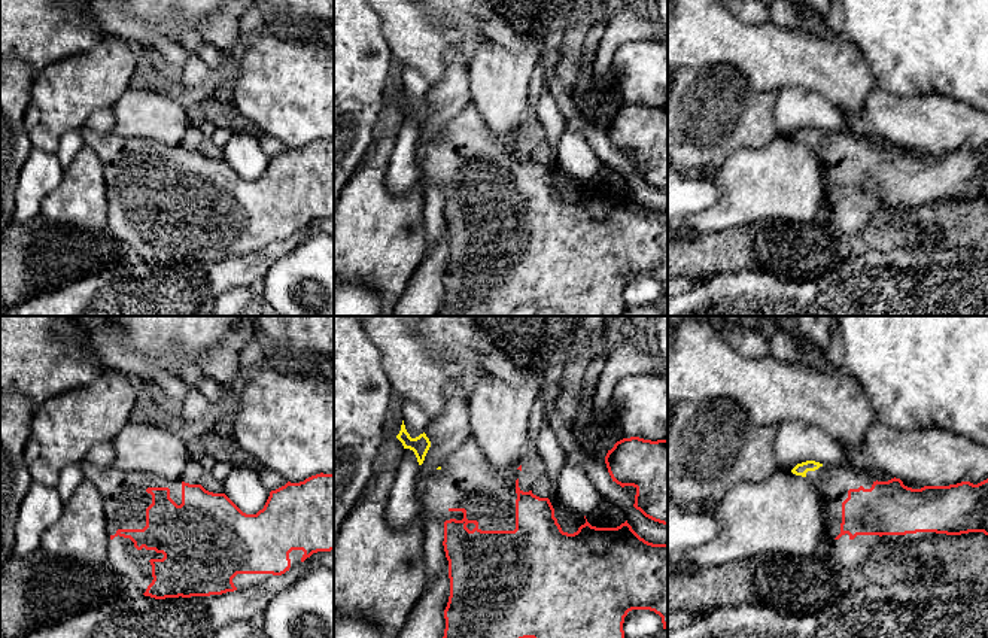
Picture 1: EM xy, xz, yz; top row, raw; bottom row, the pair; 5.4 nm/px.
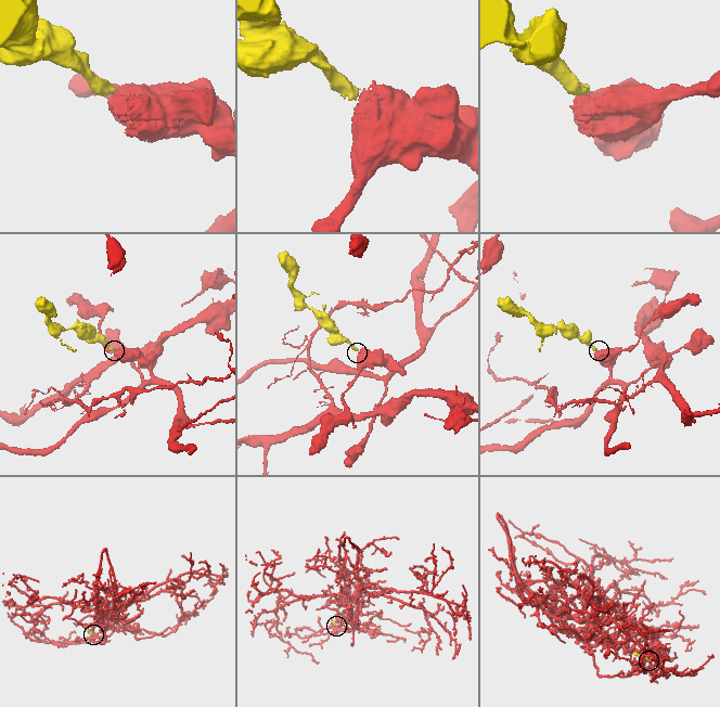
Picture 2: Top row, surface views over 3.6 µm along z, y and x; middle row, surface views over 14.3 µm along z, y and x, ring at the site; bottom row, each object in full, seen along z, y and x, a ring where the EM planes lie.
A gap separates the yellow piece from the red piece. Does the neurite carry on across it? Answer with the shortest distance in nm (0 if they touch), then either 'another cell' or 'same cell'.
200 nm apart; same cell

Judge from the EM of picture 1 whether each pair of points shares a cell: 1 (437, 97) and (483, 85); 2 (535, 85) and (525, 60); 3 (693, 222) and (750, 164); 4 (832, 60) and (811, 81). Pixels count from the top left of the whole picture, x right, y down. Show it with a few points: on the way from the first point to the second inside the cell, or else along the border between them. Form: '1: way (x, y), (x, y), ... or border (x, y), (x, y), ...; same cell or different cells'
1: border (467, 66), (471, 102); different cells
2: border (538, 61), (532, 70), (528, 100); different cells
3: way (711, 218), (747, 182); same cell
4: way (827, 64), (815, 76); same cell

